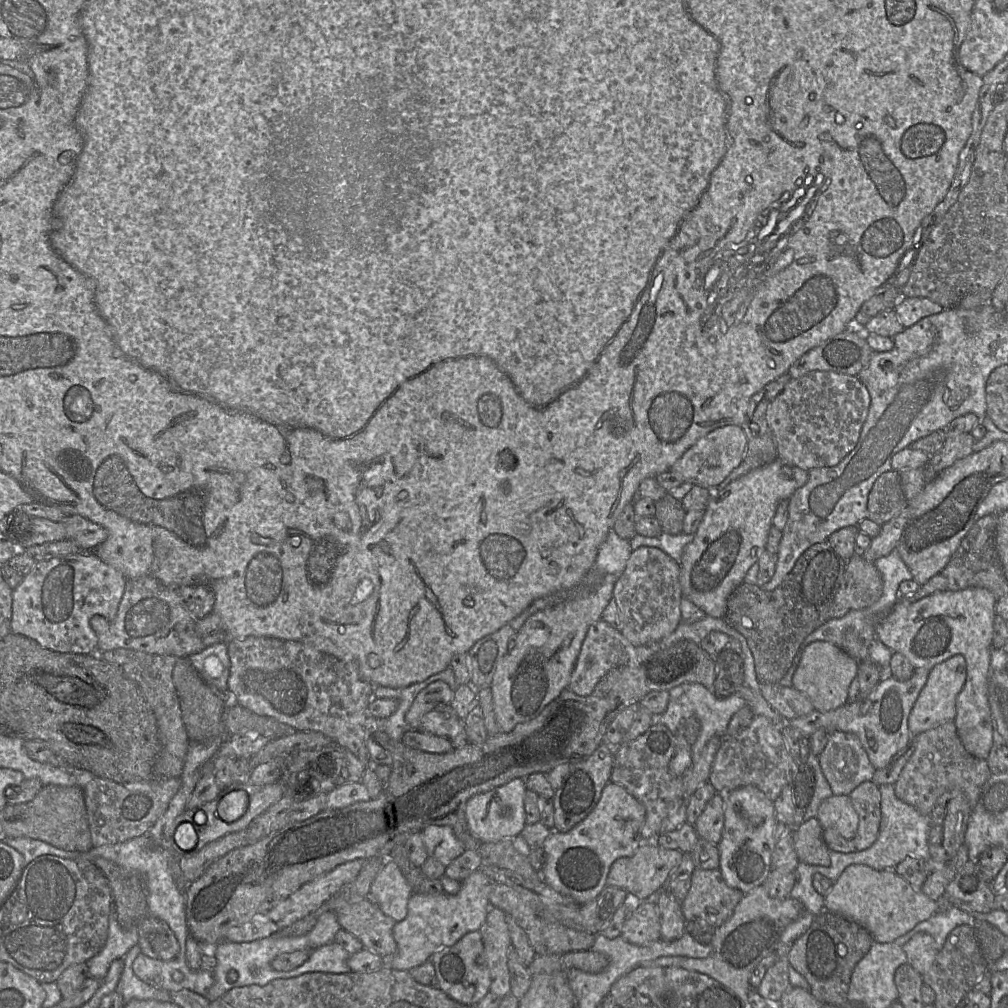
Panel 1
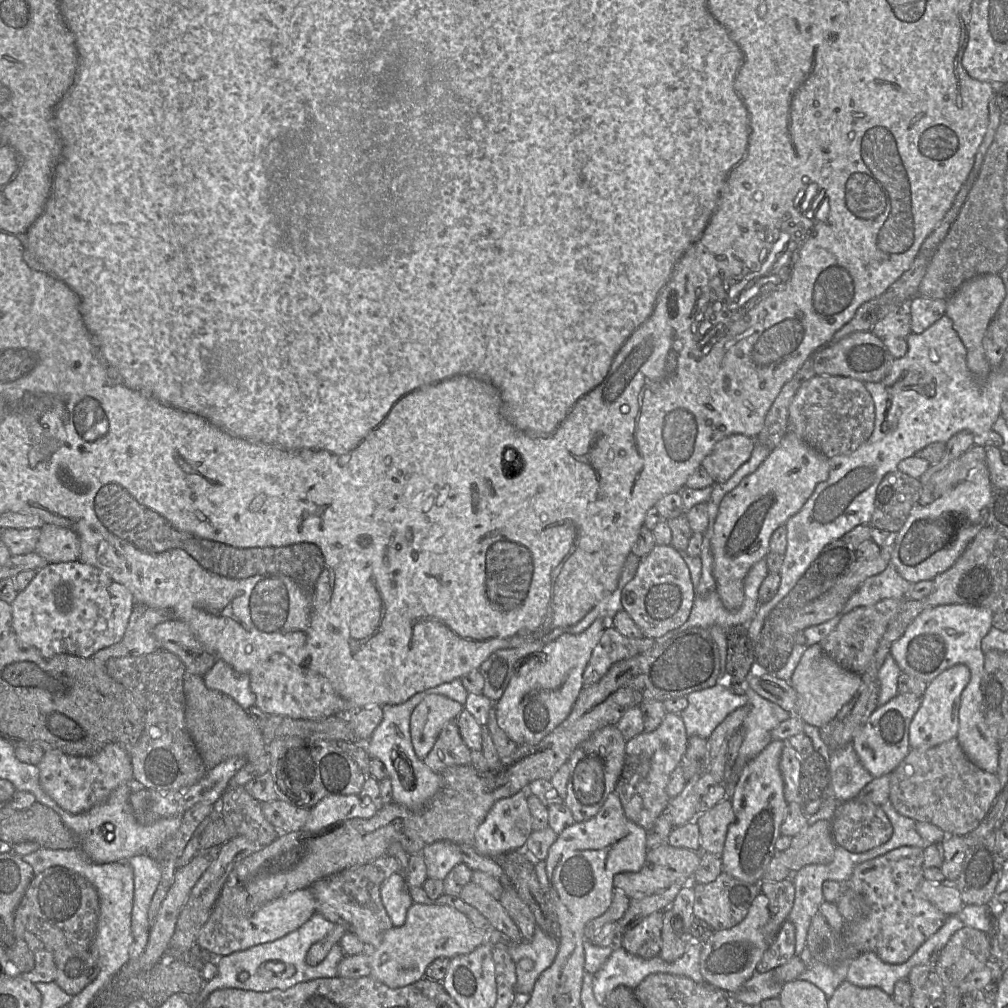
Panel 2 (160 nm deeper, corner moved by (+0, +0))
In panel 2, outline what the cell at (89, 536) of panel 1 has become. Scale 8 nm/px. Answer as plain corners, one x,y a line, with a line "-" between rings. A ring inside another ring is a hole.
45,523
35,552
49,563
71,562
80,557
80,541
71,529

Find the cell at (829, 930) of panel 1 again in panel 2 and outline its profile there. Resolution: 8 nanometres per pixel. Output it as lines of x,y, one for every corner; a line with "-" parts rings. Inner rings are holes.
820,911
812,919
806,947
814,960
826,965
853,961
859,954
864,953
856,950
843,939
842,935
836,933

